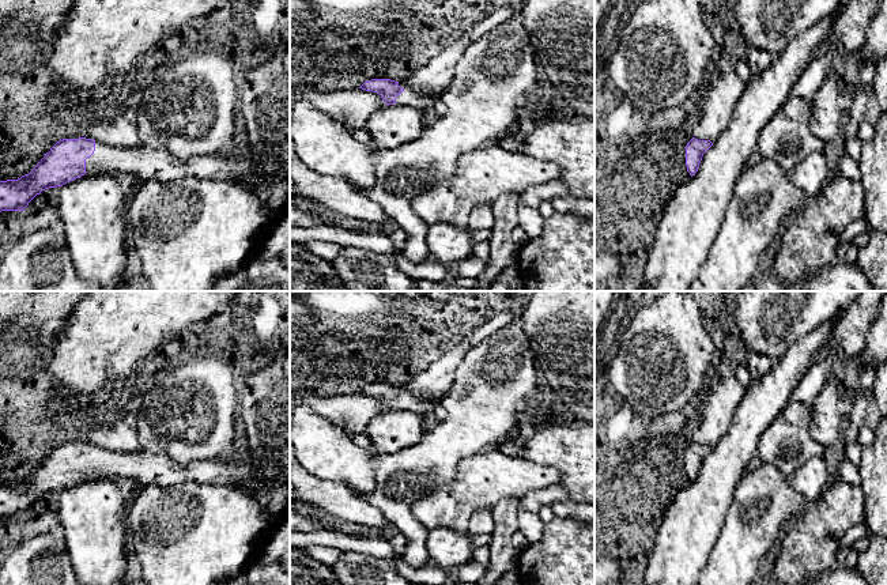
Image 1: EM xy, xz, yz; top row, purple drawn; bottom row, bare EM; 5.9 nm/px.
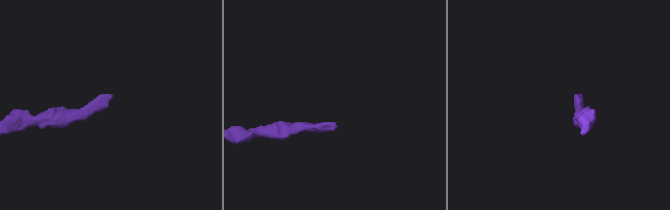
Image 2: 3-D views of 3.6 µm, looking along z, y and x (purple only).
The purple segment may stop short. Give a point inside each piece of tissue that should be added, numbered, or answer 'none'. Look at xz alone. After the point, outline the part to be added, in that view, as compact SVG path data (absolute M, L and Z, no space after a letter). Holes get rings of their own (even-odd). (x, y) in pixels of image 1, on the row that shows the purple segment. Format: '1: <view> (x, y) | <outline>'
1: xz (408, 97) | M399 82L399 86L403 87L404 91L396 97L396 105L409 105L418 110L423 110L426 107L434 106L435 102L441 99L441 95L418 94L404 82Z

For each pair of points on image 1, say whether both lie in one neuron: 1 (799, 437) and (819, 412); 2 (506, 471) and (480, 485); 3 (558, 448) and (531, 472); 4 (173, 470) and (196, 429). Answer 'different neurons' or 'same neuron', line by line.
1: different neurons
2: same neuron
3: different neurons
4: different neurons

